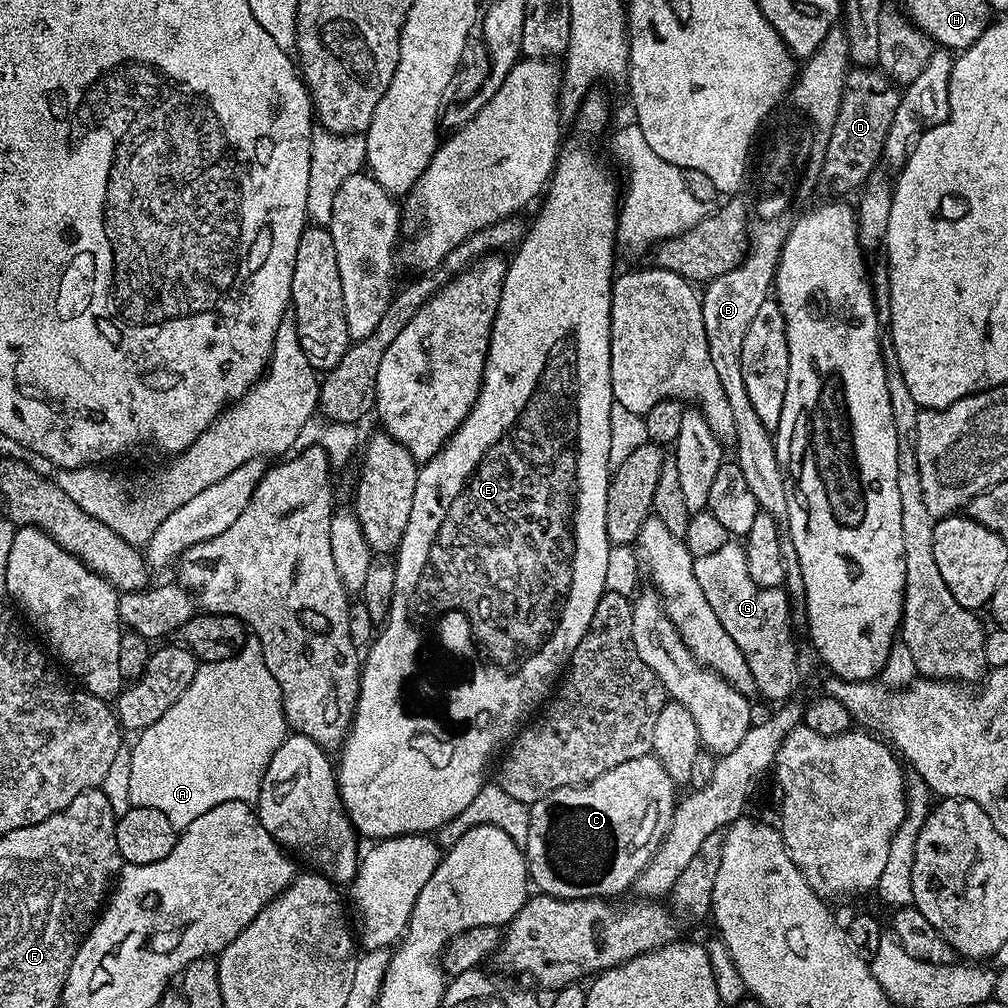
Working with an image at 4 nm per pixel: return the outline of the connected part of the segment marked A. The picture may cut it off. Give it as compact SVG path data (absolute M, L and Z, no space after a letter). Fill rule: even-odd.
M249 638L230 659L213 664L201 663L197 667L194 682L186 686L182 698L178 698L178 702L174 702L174 706L170 706L170 710L166 710L166 714L154 722L154 726L145 728L135 737L132 756L127 747L122 746L118 750L106 773L102 790L116 817L126 814L126 810L132 807L150 806L150 810L162 810L172 825L182 830L190 826L194 818L202 818L206 810L214 810L214 806L222 802L257 800L266 766L270 766L274 750L282 746L289 732L278 682L274 682L274 674L266 670L260 641Z

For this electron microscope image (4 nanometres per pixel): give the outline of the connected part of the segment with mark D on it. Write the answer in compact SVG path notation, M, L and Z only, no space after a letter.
M856 66L849 71L825 154L824 175L832 176L833 184L840 191L855 191L881 163L886 134L898 109L901 93L901 89L879 67Z

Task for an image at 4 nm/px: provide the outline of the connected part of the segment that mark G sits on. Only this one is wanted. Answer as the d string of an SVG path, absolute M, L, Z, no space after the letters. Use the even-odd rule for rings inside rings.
M730 542L721 546L714 554L698 556L694 559L694 578L698 578L698 586L702 586L702 594L706 594L706 602L710 602L710 610L718 614L718 622L726 629L726 634L734 638L738 650L746 658L750 666L750 674L754 674L757 693L768 700L784 702L793 694L796 688L796 675L800 668L796 665L796 640L792 637L792 609L789 595L783 587L767 588L754 582L750 569L746 564L744 545L740 542Z

